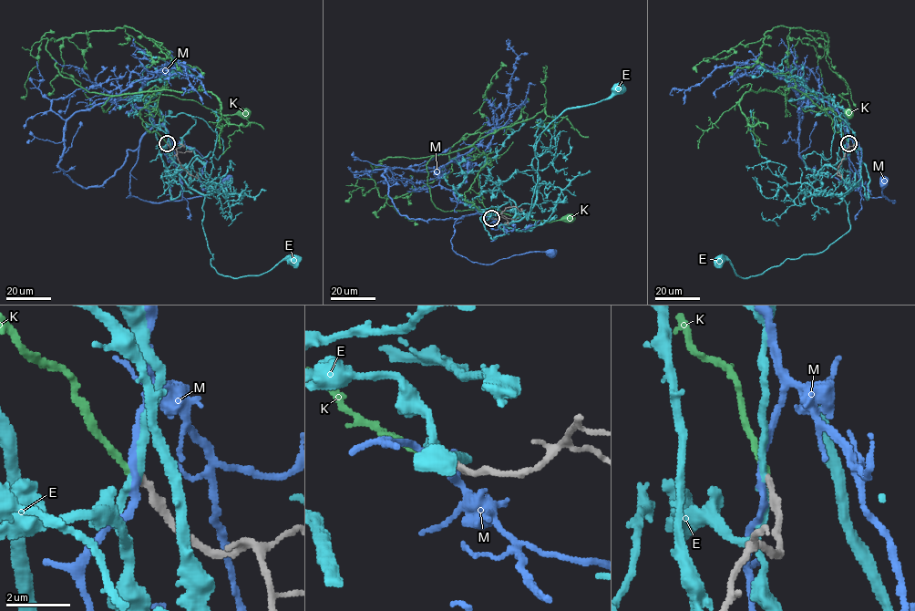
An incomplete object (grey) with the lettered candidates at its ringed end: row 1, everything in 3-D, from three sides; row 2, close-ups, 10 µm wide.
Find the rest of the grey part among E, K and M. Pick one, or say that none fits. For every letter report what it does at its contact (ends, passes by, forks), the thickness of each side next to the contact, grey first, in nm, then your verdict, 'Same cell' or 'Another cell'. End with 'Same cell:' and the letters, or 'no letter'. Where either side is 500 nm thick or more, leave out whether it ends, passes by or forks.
E: It passes by. Thickness 220 nm (grey) against 220 nm. Another cell
K: It ends there. Thickness 200 nm (grey) against 170 nm. Same cell
M: It passes by. Thickness 200 nm (grey) against 200 nm. Another cell
Same cell: K

